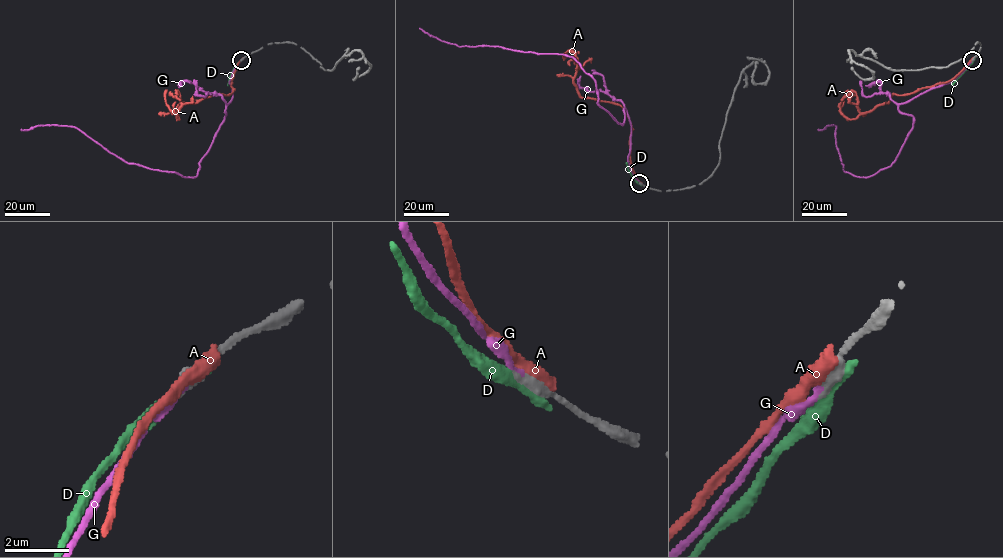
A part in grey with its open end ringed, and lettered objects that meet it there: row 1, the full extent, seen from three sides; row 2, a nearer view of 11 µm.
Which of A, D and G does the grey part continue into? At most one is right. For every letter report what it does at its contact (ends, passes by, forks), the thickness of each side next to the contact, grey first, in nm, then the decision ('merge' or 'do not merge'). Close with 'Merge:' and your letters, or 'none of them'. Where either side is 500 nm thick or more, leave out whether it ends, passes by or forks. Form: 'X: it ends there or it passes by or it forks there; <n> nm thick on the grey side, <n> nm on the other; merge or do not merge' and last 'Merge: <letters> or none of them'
A: 500 nm thick on the grey side, 550 nm on the other; do not merge
D: 500 nm thick on the grey side, 360 nm on the other; do not merge
G: it ends there; 460 nm thick on the grey side, 220 nm on the other; merge
Merge: G

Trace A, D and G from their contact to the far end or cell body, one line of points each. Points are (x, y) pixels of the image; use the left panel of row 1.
A: (242, 59), (231, 93), (181, 103), (175, 110), (178, 119), (166, 103), (166, 90)
D: (242, 60), (235, 67), (228, 85)
G: (241, 60), (229, 83), (232, 97), (224, 121), (194, 177), (127, 163), (74, 127), (42, 125), (21, 130)

